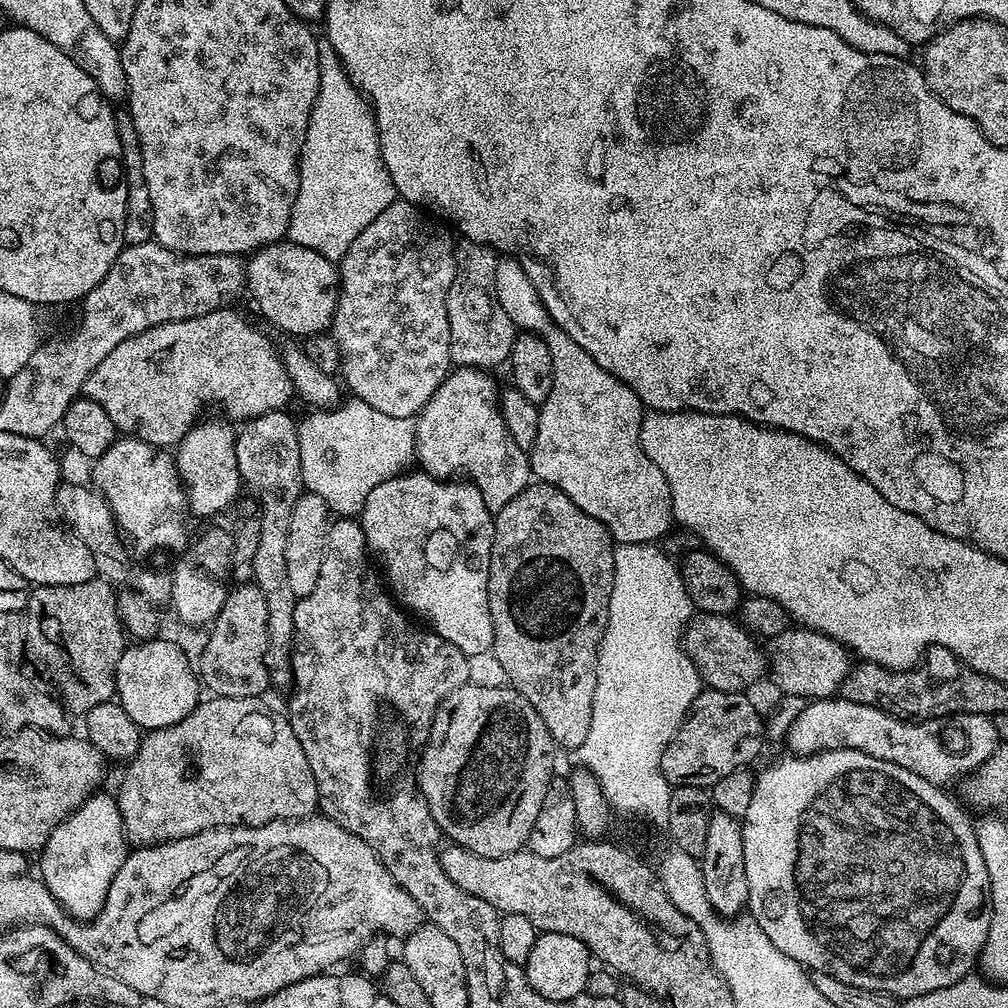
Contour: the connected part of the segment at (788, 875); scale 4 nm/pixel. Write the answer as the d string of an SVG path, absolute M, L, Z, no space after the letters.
M830 748L813 752L811 754L787 754L781 760L776 760L761 776L755 777L756 785L754 786L754 794L750 798L750 806L746 810L746 814L742 817L742 831L744 833L744 861L746 862L746 882L748 883L748 907L747 911L752 912L751 919L766 934L766 938L770 938L770 942L774 946L778 946L778 950L782 954L786 954L794 962L803 964L805 969L812 972L821 972L822 974L830 974L834 978L838 978L842 982L846 982L850 986L858 986L866 990L882 990L890 992L897 998L907 998L910 996L921 996L922 994L930 994L934 990L942 990L946 986L950 986L954 982L958 982L963 976L969 975L973 971L974 965L977 963L978 957L984 950L984 943L988 937L990 930L990 918L992 917L992 891L990 890L990 874L986 874L986 862L982 858L982 850L980 843L976 840L976 829L973 821L968 821L968 816L947 796L943 787L930 783L926 778L922 778L918 774L914 774L910 770L906 770L902 766L898 766L895 762L886 762L874 758L870 754L862 754L853 748Z

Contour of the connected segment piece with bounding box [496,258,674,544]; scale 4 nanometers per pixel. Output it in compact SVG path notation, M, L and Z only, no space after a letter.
M500 258L496 262L496 293L502 308L517 329L532 332L544 339L554 362L554 386L550 386L550 394L539 405L538 438L530 450L531 475L537 481L553 484L562 490L586 514L607 526L616 544L650 544L659 541L659 536L666 535L668 527L674 524L672 495L662 470L650 462L640 445L640 427L646 409L638 394L617 376L598 366L595 358L572 337L571 331L563 332L552 321L539 290L532 285L523 266L504 259L508 258Z

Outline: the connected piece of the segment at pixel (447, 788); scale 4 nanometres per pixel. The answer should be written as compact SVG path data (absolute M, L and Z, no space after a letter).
M469 683L456 691L451 697L447 708L448 712L444 712L445 710L437 711L432 721L432 734L428 737L428 743L424 745L421 751L418 765L420 794L426 798L434 822L440 827L441 833L447 839L448 836L452 839L449 841L453 845L465 848L467 852L472 852L476 856L502 858L503 856L509 856L511 852L521 851L527 845L530 830L534 830L534 822L538 820L538 810L542 810L542 802L546 802L546 790L551 788L554 783L554 777L552 777L552 751L554 751L554 745L551 734L546 730L546 722L542 722L542 718L534 710L534 706L530 706L530 702L526 697L511 686L487 688L486 686Z

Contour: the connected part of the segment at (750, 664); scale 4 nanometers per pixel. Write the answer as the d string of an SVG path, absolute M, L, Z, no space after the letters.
M693 615L682 637L682 647L700 672L701 681L718 692L744 692L763 672L765 675L766 652L756 643L757 637L731 615Z

